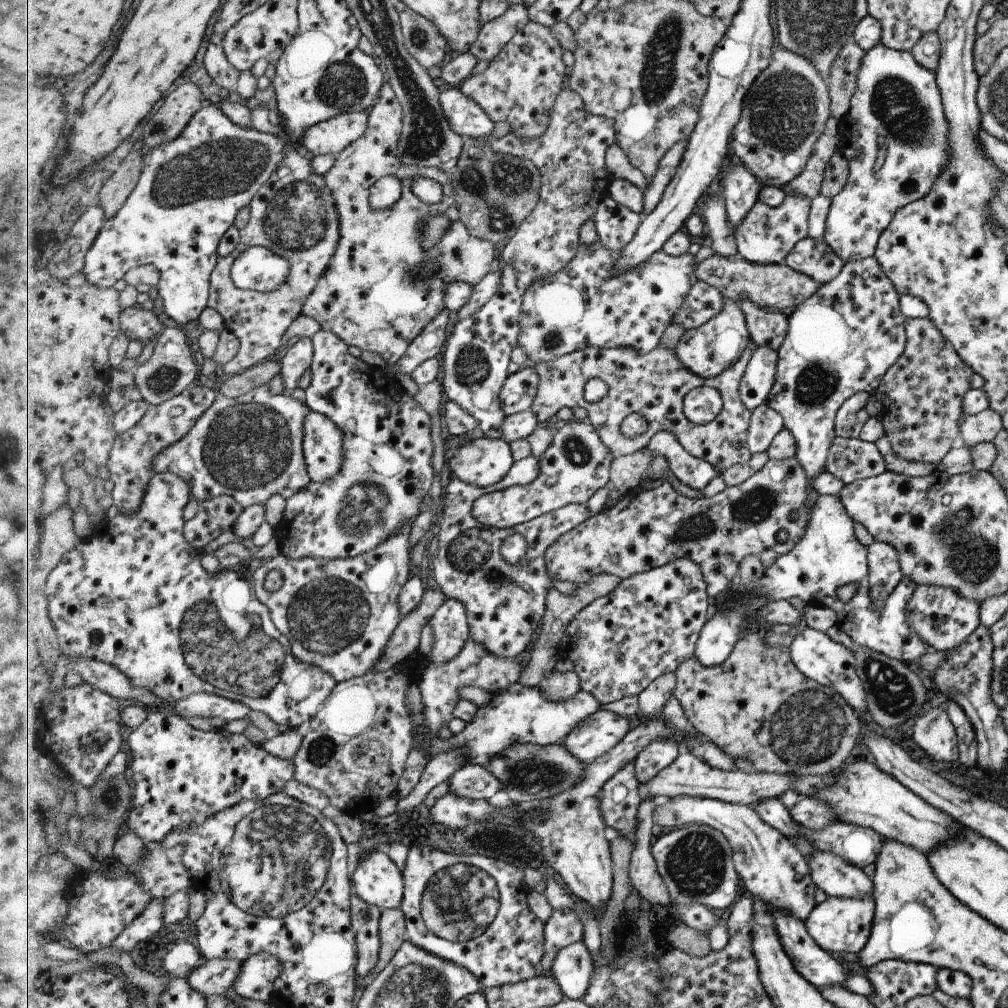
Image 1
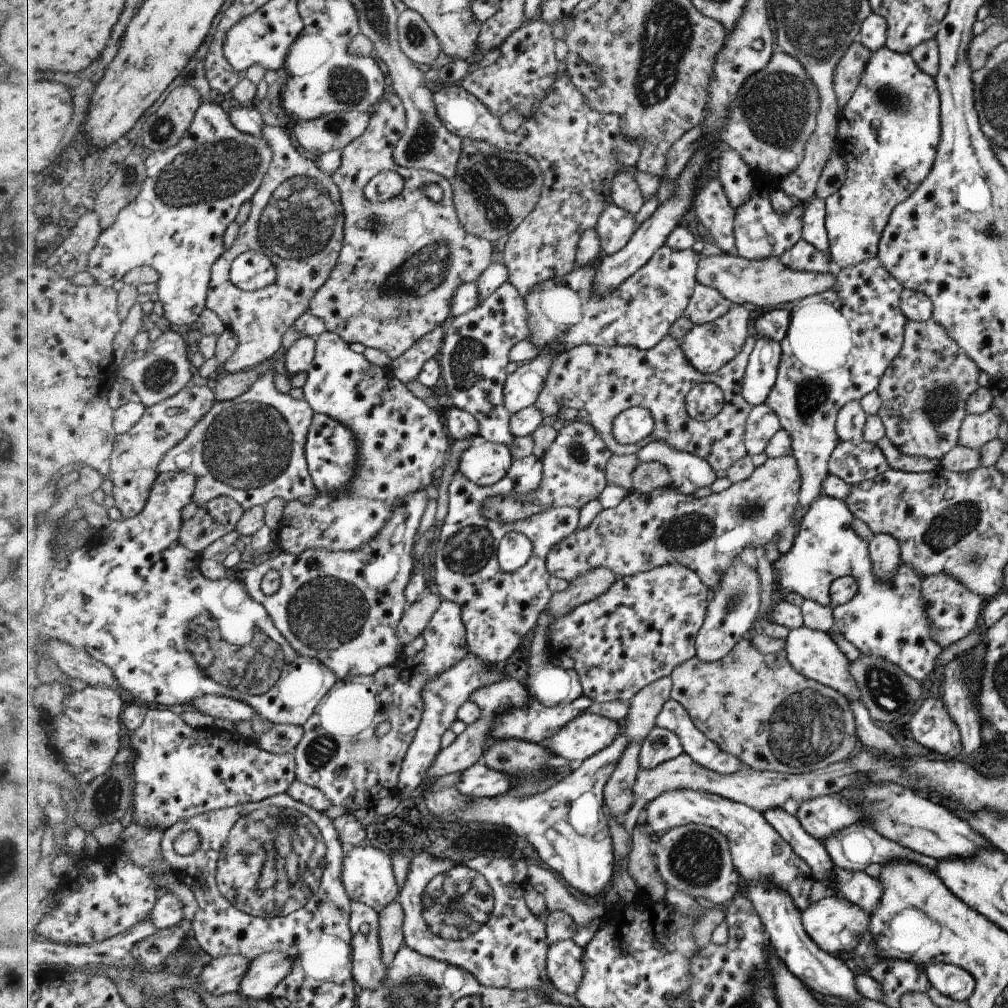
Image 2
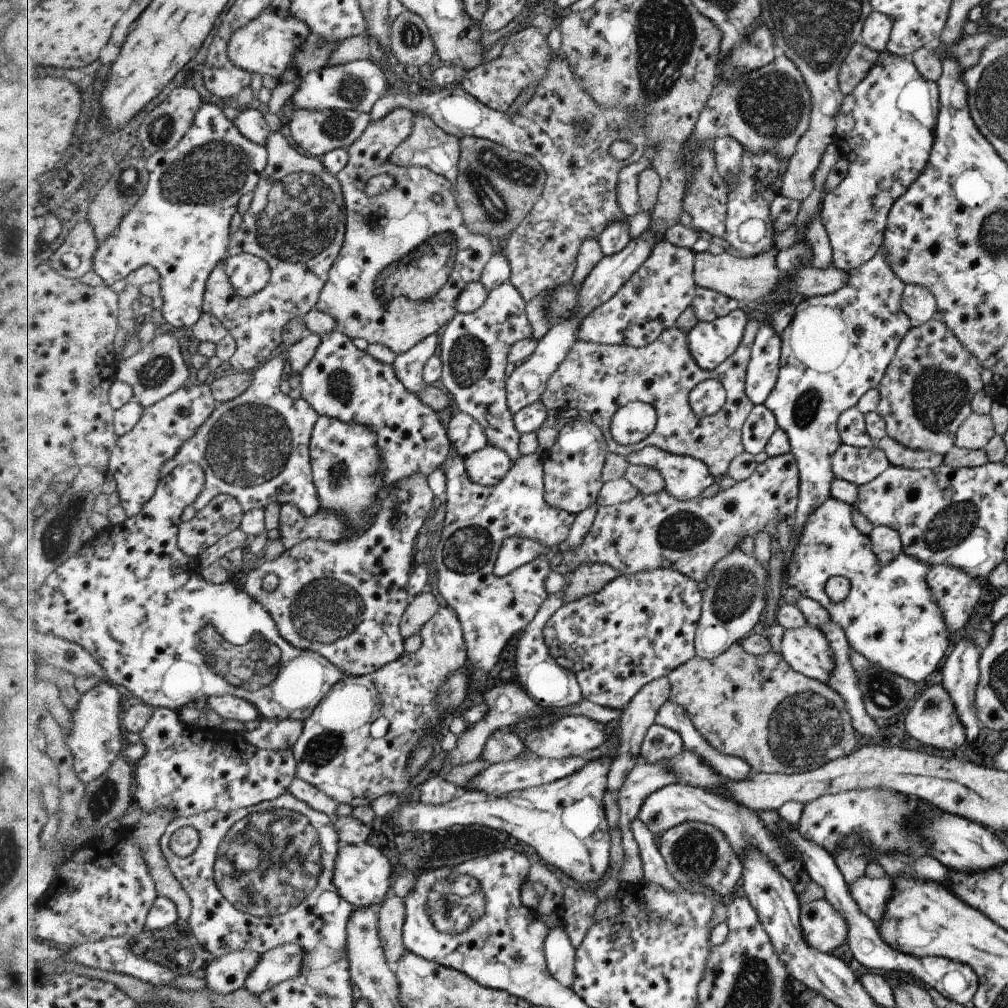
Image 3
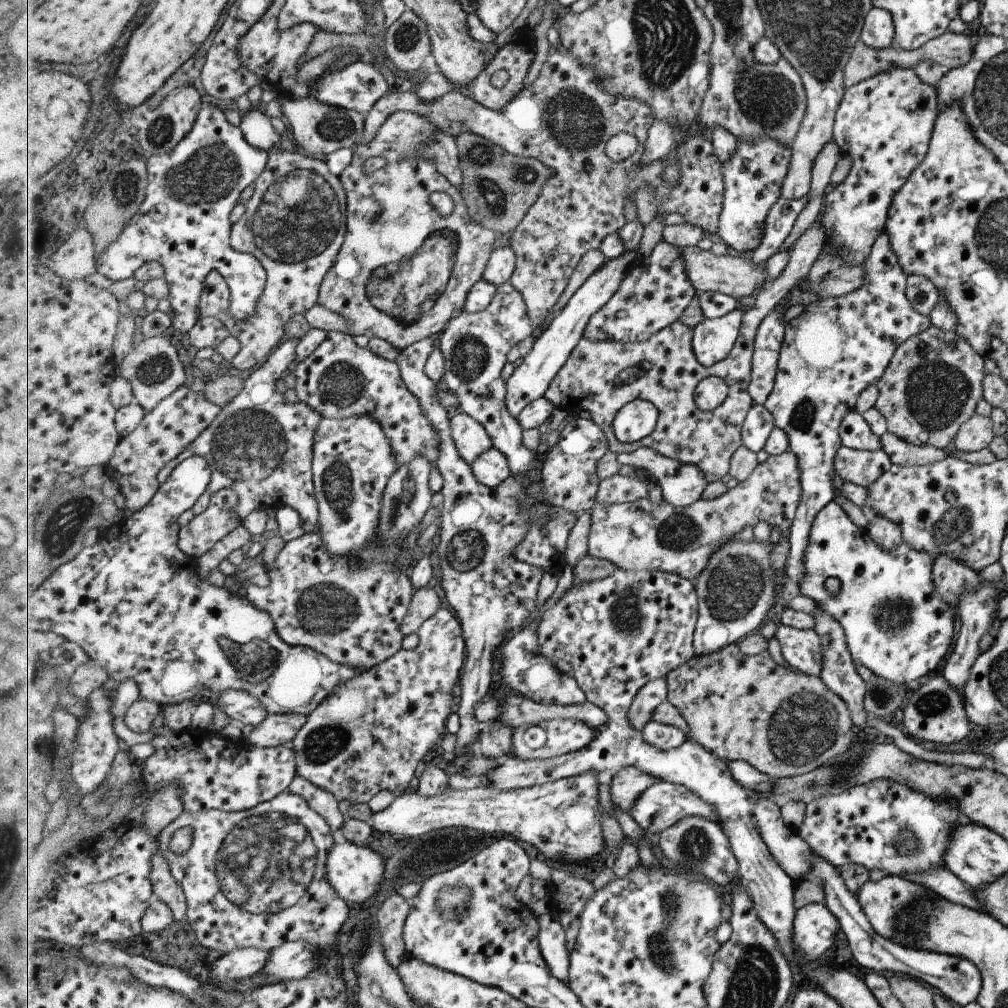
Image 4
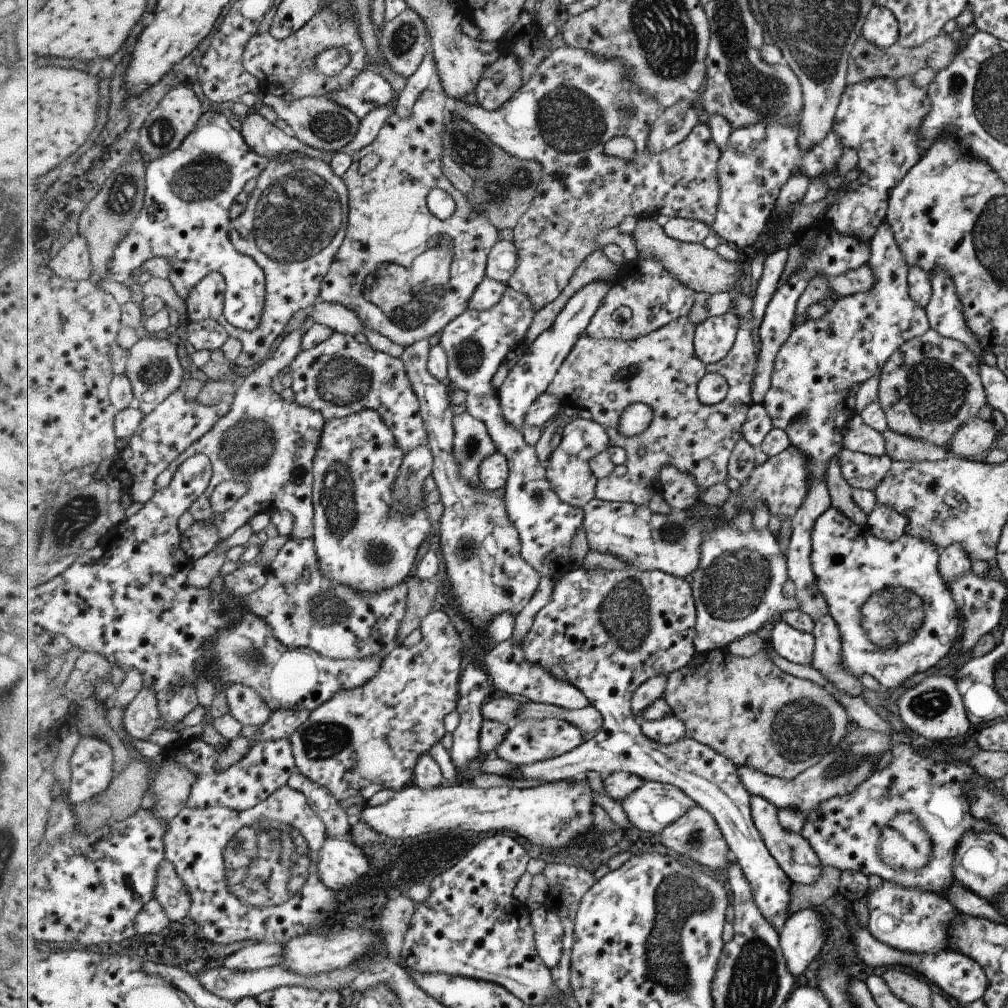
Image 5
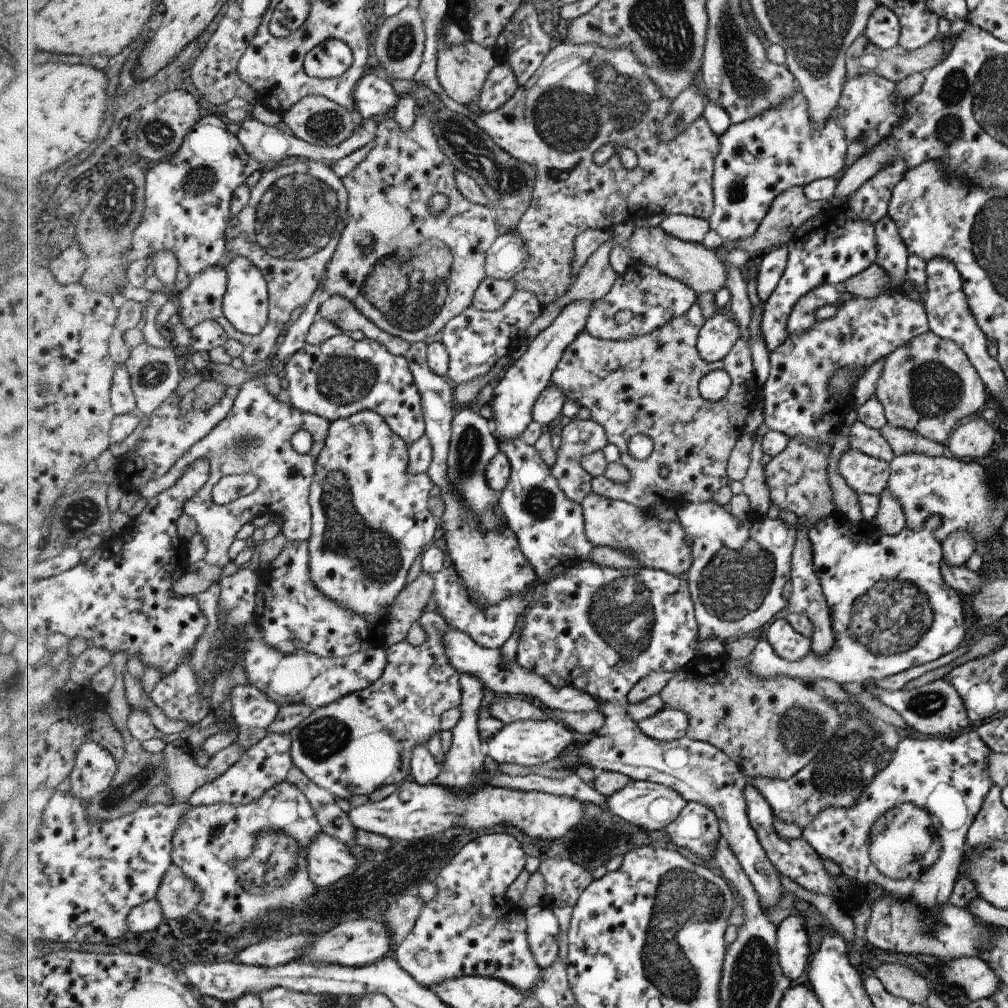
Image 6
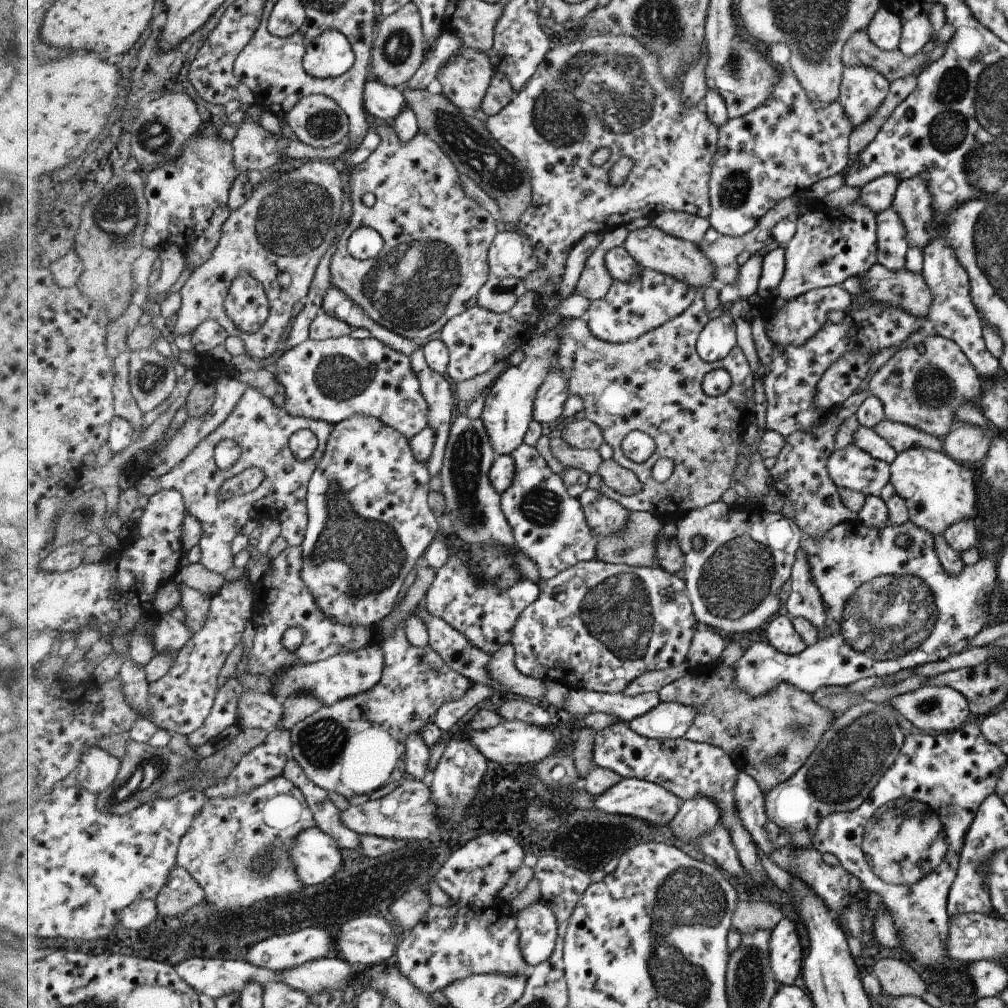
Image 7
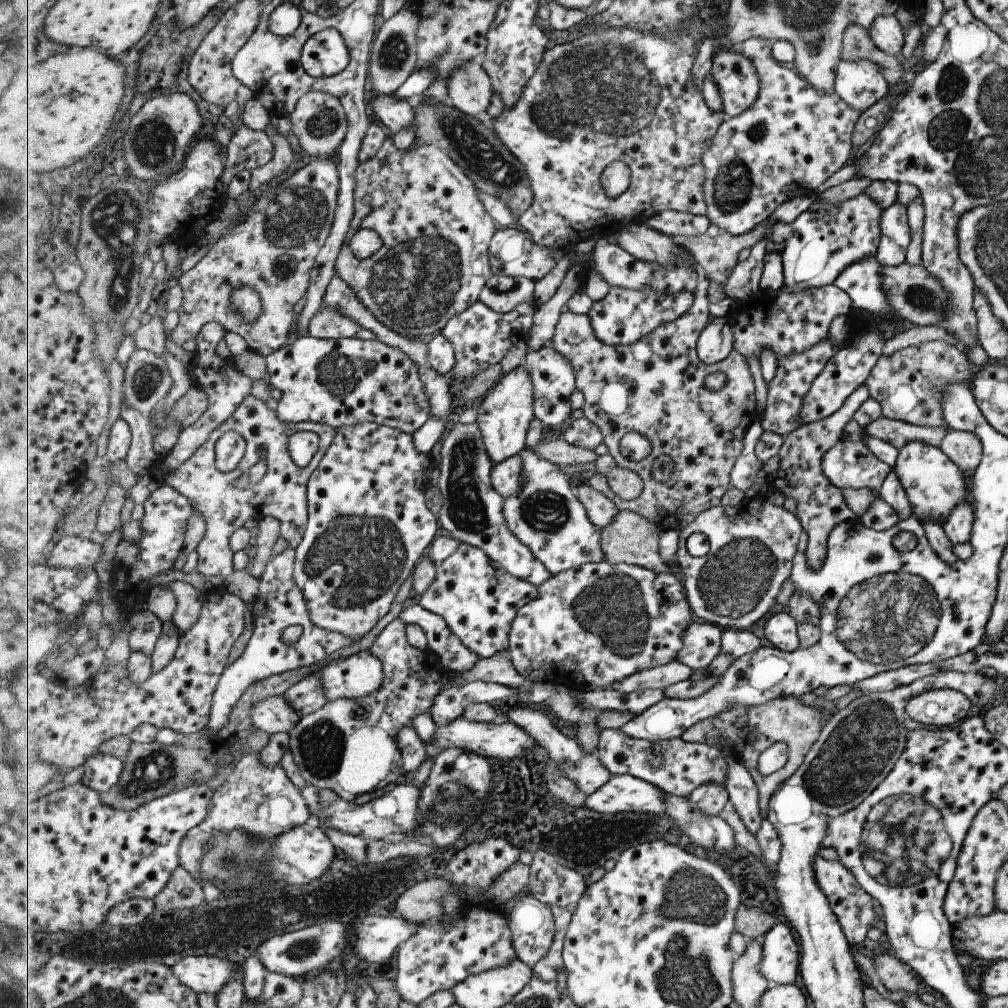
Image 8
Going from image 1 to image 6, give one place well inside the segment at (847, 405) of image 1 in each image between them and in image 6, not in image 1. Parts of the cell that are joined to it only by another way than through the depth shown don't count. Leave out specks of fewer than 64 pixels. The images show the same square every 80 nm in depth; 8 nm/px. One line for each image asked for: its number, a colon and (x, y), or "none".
2: (849, 422)
3: (850, 425)
4: (854, 433)
5: (856, 436)
6: (868, 441)

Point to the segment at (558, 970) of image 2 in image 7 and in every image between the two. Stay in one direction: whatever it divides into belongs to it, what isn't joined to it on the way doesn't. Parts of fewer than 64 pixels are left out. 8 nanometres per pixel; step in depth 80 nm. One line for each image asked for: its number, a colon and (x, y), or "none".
3: (561, 951)
4: (553, 940)
5: (549, 929)
6: (543, 928)
7: (537, 923)

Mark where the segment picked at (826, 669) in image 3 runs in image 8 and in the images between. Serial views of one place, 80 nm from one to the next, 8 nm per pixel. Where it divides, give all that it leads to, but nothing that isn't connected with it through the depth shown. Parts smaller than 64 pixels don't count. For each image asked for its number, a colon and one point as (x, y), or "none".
4: (801, 649)
5: (794, 646)
6: (785, 640)
7: (781, 635)
8: (780, 629)

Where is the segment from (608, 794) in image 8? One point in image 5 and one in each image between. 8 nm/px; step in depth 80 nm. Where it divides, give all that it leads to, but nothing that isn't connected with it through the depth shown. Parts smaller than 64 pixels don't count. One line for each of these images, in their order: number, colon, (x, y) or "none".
5: (653, 808)
6: (654, 806)
7: (634, 797)

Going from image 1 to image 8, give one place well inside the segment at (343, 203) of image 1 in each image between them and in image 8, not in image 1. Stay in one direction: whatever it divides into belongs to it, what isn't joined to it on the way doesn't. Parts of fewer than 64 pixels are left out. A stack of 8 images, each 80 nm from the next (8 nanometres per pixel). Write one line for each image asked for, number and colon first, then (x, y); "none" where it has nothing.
2: (403, 260)
3: (406, 259)
4: (405, 271)
5: (406, 273)
6: (425, 269)
7: (435, 261)
8: (435, 261)

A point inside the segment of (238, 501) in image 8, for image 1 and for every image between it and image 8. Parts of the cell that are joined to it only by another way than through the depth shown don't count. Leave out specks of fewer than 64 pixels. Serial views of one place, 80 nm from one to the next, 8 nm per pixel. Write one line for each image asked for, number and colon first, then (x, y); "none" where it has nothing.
1: (251, 447)
2: (253, 448)
3: (257, 447)
4: (261, 446)
5: (258, 441)
6: (256, 437)
7: (263, 431)

